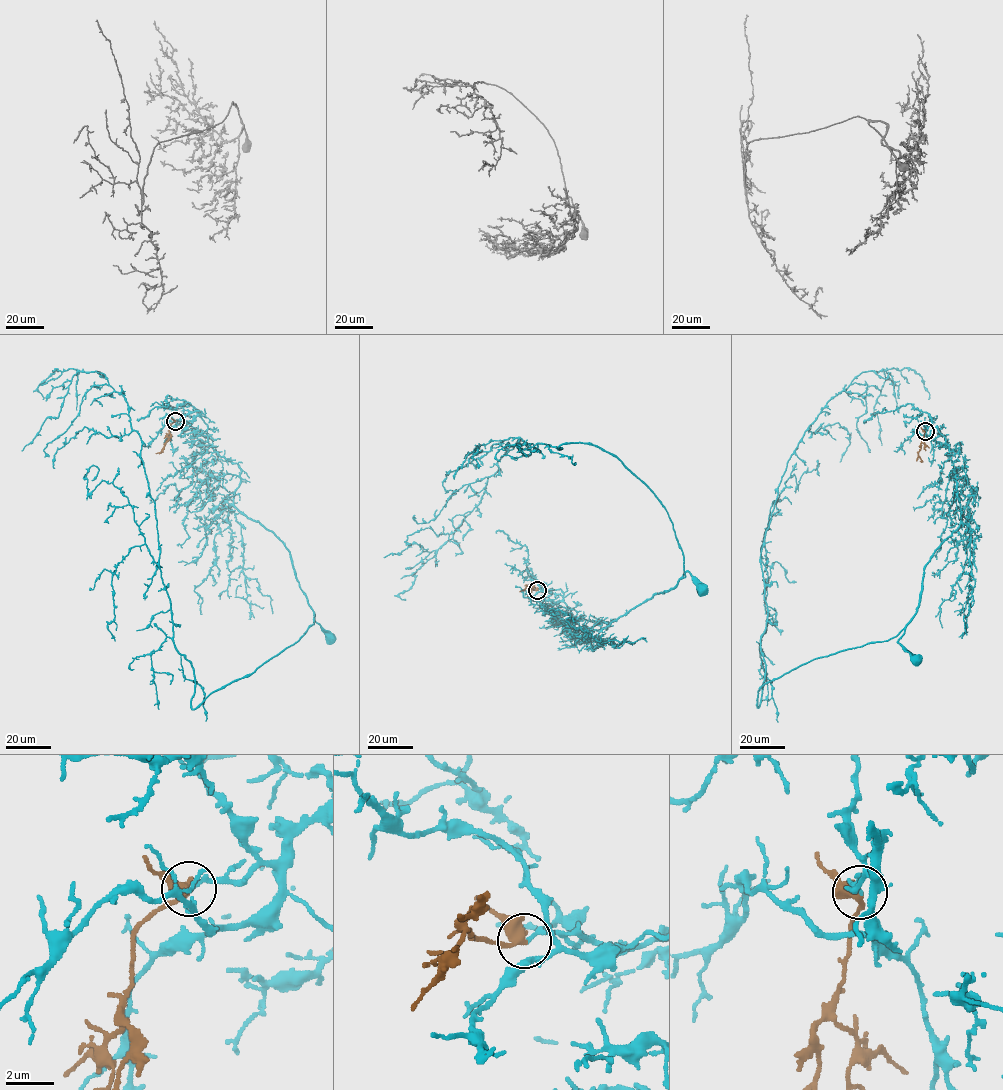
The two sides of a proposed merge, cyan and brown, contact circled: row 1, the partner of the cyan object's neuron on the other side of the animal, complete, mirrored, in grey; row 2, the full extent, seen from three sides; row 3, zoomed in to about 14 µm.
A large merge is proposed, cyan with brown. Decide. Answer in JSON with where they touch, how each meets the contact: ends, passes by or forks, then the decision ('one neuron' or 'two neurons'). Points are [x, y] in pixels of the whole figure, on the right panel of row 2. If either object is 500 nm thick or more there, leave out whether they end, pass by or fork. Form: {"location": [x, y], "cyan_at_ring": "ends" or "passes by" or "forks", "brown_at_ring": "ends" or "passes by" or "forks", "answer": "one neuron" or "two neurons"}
{"location": [925, 431], "cyan_at_ring": "passes by", "brown_at_ring": "passes by", "answer": "one neuron"}

